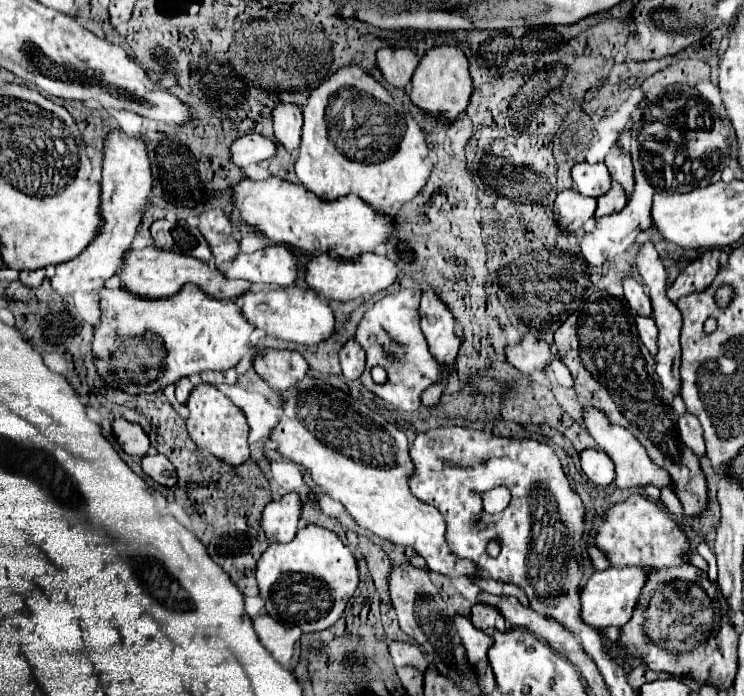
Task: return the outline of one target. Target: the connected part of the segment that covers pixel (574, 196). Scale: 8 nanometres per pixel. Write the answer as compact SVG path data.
M572 189L558 193L554 203L556 223L564 233L574 233L582 229L582 225L594 215L596 199L584 197Z

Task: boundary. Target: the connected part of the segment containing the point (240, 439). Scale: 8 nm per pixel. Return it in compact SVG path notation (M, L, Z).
M200 383L192 389L186 407L190 409L190 415L186 419L190 439L200 447L210 451L214 457L228 461L230 465L240 465L250 459L250 449L248 449L248 423L244 413L220 391L216 391L208 383Z

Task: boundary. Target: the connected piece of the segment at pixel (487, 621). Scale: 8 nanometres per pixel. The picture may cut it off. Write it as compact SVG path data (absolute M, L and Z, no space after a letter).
M476 603L472 607L472 615L470 615L472 623L486 631L486 629L498 629L498 631L504 631L504 617L500 615L500 611L496 611L496 607L488 607L486 603Z

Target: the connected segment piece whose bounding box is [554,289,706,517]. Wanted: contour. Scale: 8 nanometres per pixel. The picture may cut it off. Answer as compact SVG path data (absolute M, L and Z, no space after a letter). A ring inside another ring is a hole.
M608 289L590 295L584 305L558 327L554 345L558 347L560 361L572 373L580 403L598 407L606 413L610 423L626 427L648 451L650 459L670 475L672 491L680 499L684 515L700 515L706 507L706 479L694 451L680 441L676 415L670 407L672 395L664 391L654 371L654 359L644 343L640 343L634 313L628 309L620 291ZM602 297L608 301L604 307Z

